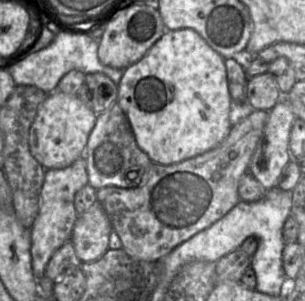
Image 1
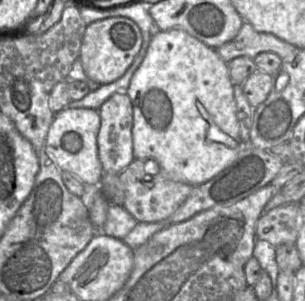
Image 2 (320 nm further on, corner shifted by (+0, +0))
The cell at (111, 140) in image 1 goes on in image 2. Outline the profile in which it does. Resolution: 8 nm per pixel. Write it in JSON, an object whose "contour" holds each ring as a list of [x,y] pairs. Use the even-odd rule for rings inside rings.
{"contour":[[[127,92],[114,93],[98,109],[98,157],[104,172],[120,174],[135,159],[133,154],[133,108]]]}

